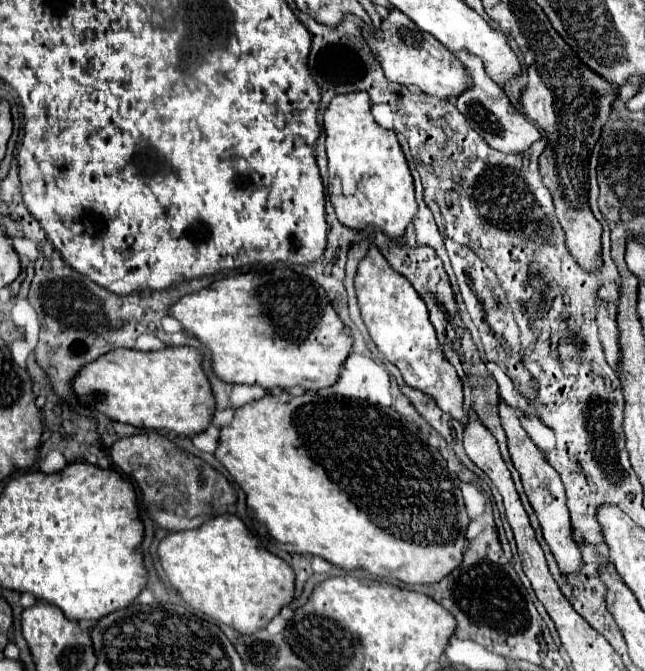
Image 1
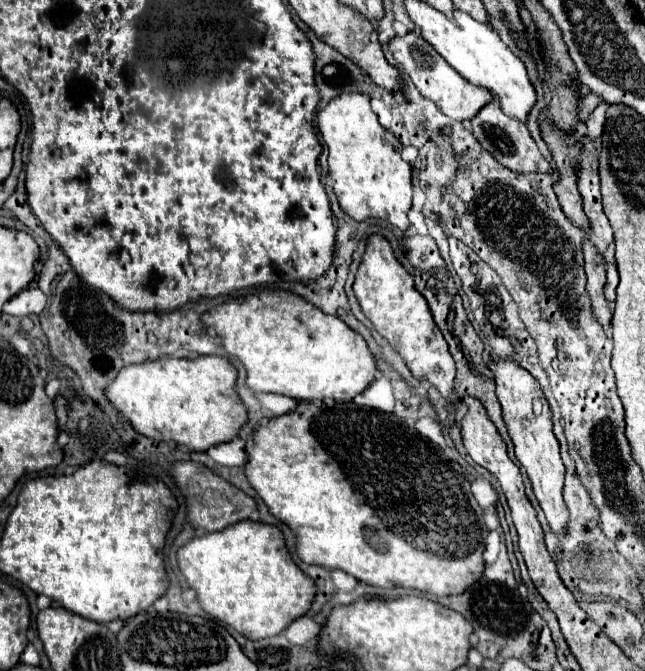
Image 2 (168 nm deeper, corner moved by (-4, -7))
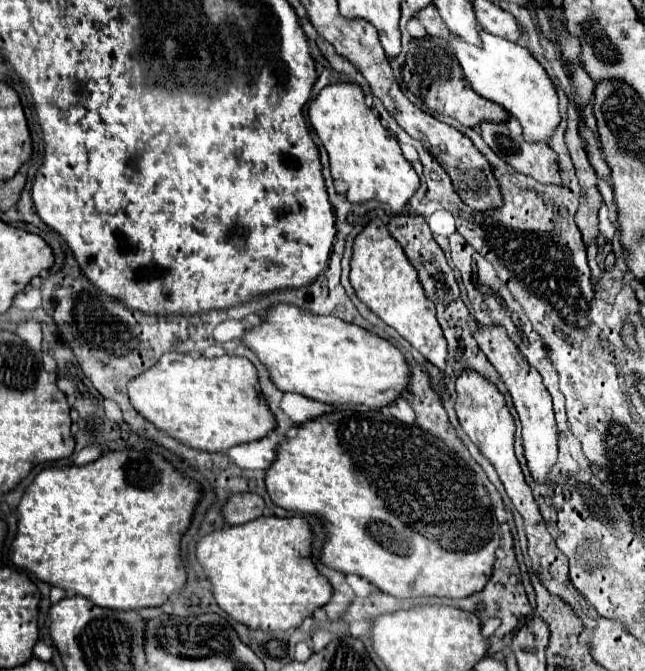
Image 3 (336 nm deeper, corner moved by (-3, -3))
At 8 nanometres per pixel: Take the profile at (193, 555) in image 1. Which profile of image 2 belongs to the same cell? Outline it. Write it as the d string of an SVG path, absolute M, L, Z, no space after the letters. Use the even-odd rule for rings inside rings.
M244 520L220 532L194 536L176 552L176 562L180 574L186 578L186 584L196 592L202 610L212 618L230 624L236 632L240 632L248 640L262 640L280 634L292 620L308 612L316 594L316 586L312 578L308 578L294 564L290 552L286 550L280 530L262 522Z

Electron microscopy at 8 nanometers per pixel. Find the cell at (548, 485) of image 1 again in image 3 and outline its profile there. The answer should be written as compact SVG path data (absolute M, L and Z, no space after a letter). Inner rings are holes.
M495 324L491 328L475 328L473 338L477 340L479 348L485 352L489 362L497 368L497 372L501 374L501 380L505 382L505 386L513 398L513 404L517 408L521 428L523 428L523 448L525 448L525 458L527 458L529 470L535 476L535 480L543 482L547 478L547 472L555 464L555 456L557 456L557 424L553 418L551 394L543 386L539 372L533 366L529 366L527 358L521 354L521 350L515 346L515 342L507 336L503 326Z

